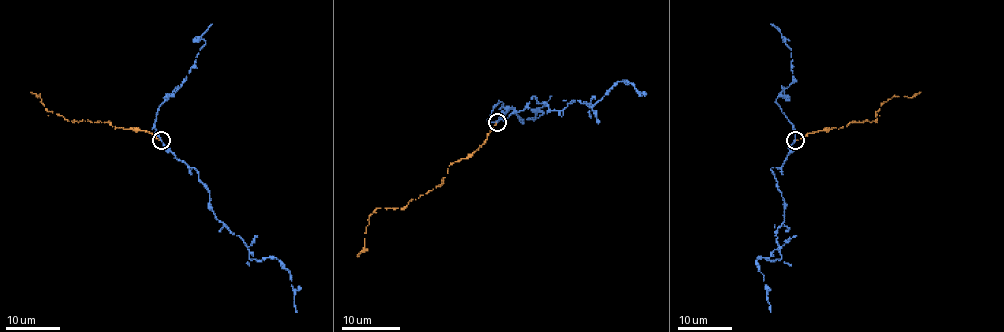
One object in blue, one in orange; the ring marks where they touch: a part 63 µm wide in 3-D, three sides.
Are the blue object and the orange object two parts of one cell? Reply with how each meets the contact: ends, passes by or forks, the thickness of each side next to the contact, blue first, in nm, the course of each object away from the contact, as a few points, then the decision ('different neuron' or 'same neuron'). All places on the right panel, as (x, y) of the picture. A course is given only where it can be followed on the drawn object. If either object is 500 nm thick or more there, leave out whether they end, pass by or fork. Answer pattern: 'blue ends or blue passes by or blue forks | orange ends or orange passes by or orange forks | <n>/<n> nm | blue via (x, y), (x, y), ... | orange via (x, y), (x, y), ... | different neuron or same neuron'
blue passes by | orange ends | 200/140 nm | blue via (795, 140), (784, 163), (770, 169), (784, 208), (784, 222), (774, 235), (781, 257), (757, 257), (770, 312) | orange via (795, 140), (854, 122), (875, 122), (877, 111), (893, 96), (912, 98), (920, 92) | different neuron

